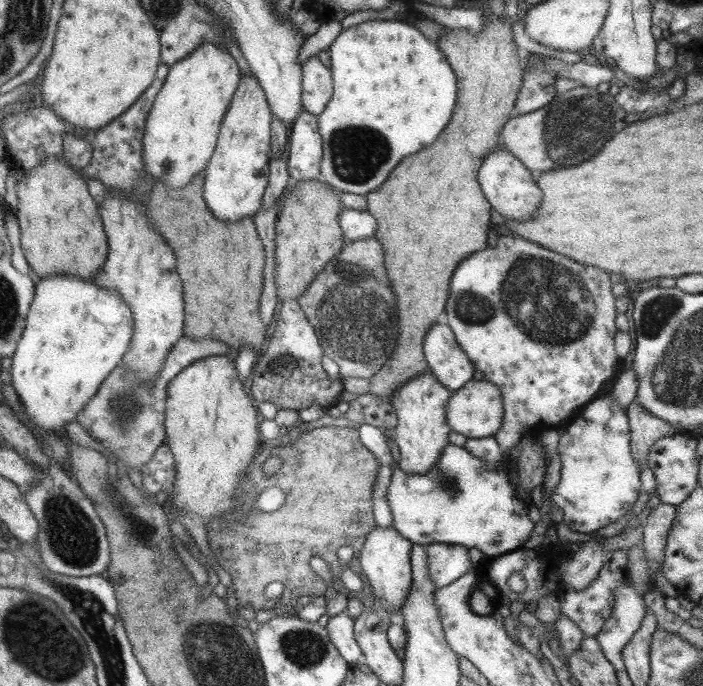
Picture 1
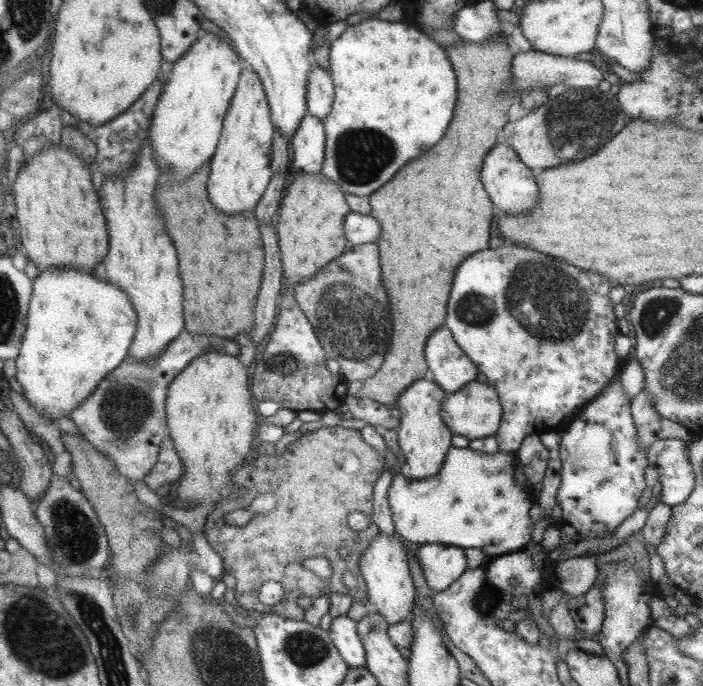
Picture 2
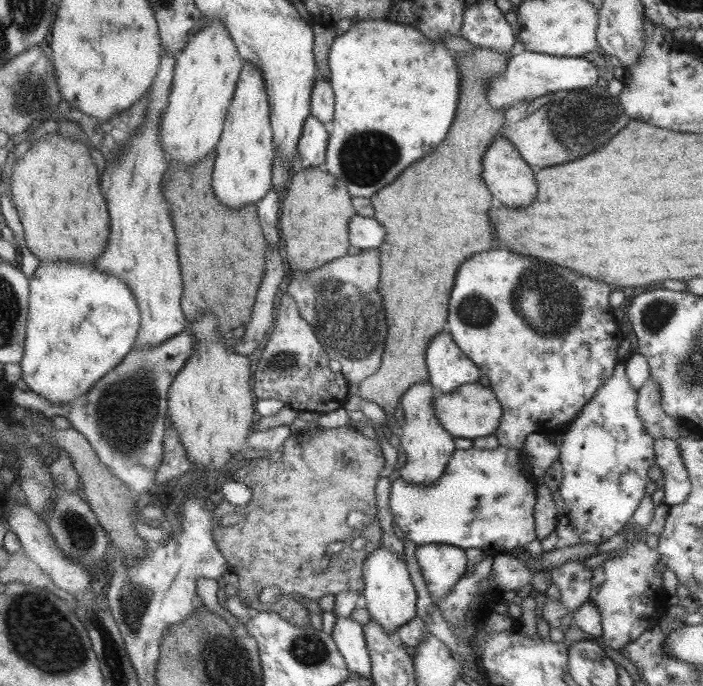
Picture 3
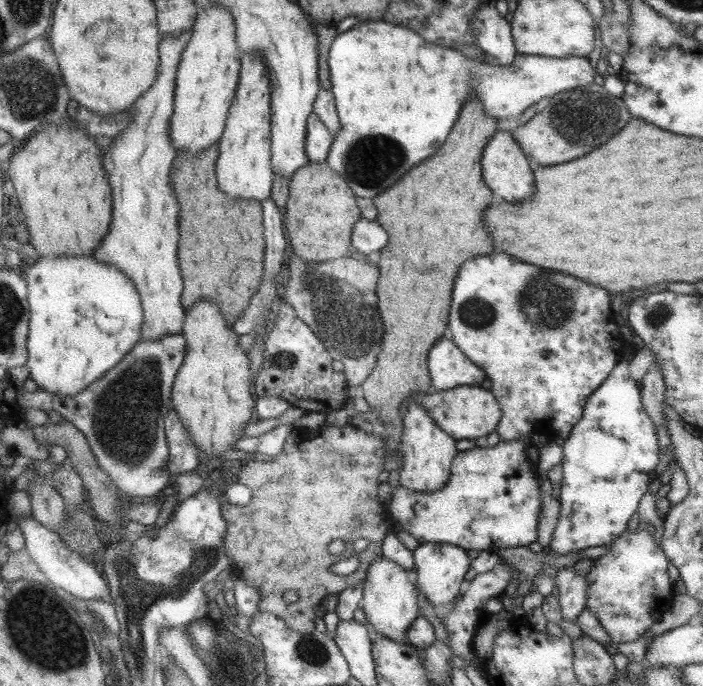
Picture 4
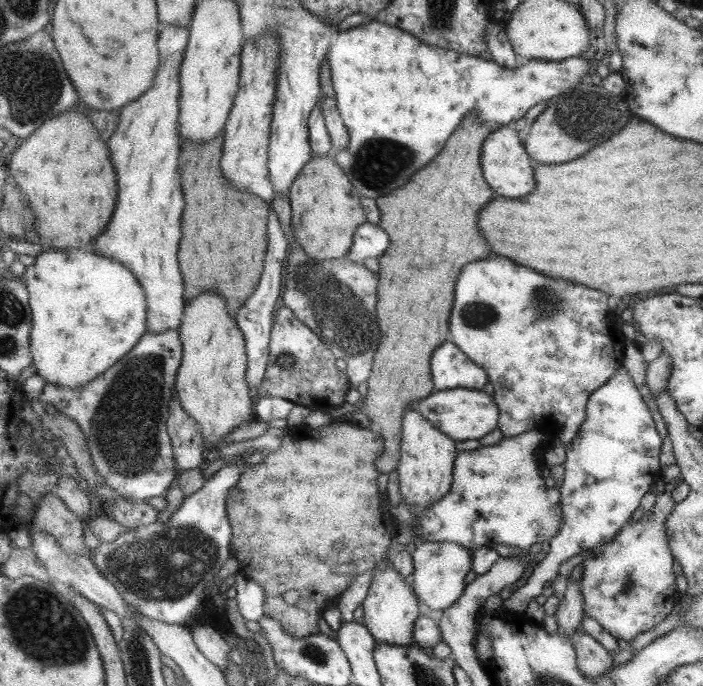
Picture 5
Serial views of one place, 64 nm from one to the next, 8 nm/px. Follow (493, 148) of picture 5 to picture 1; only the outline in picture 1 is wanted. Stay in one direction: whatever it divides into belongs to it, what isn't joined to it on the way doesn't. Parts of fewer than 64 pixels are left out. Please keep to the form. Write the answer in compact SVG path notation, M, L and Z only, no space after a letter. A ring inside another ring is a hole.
M502 146L496 152L490 152L488 156L485 156L484 164L478 171L478 180L480 180L480 187L486 200L506 220L530 220L542 204L543 193L531 172Z

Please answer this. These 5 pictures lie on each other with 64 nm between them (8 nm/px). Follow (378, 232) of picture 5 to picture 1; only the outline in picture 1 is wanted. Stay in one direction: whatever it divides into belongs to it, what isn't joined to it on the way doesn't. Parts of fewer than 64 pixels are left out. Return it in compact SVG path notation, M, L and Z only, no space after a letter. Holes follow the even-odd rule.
M342 207L339 212L338 222L346 240L349 242L375 236L377 222L367 210L359 211Z

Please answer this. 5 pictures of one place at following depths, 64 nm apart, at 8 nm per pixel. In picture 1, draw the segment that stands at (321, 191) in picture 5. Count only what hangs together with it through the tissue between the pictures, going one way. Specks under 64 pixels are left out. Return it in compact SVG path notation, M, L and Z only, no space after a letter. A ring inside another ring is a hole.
M320 178L297 182L294 191L287 194L283 201L285 203L280 209L278 220L275 224L276 238L274 242L276 250L274 250L274 260L276 261L276 266L274 267L274 278L277 288L276 294L280 301L298 300L307 292L307 288L318 276L318 273L323 271L323 268L329 264L331 258L336 256L347 243L338 222L342 205L334 195L333 188Z

